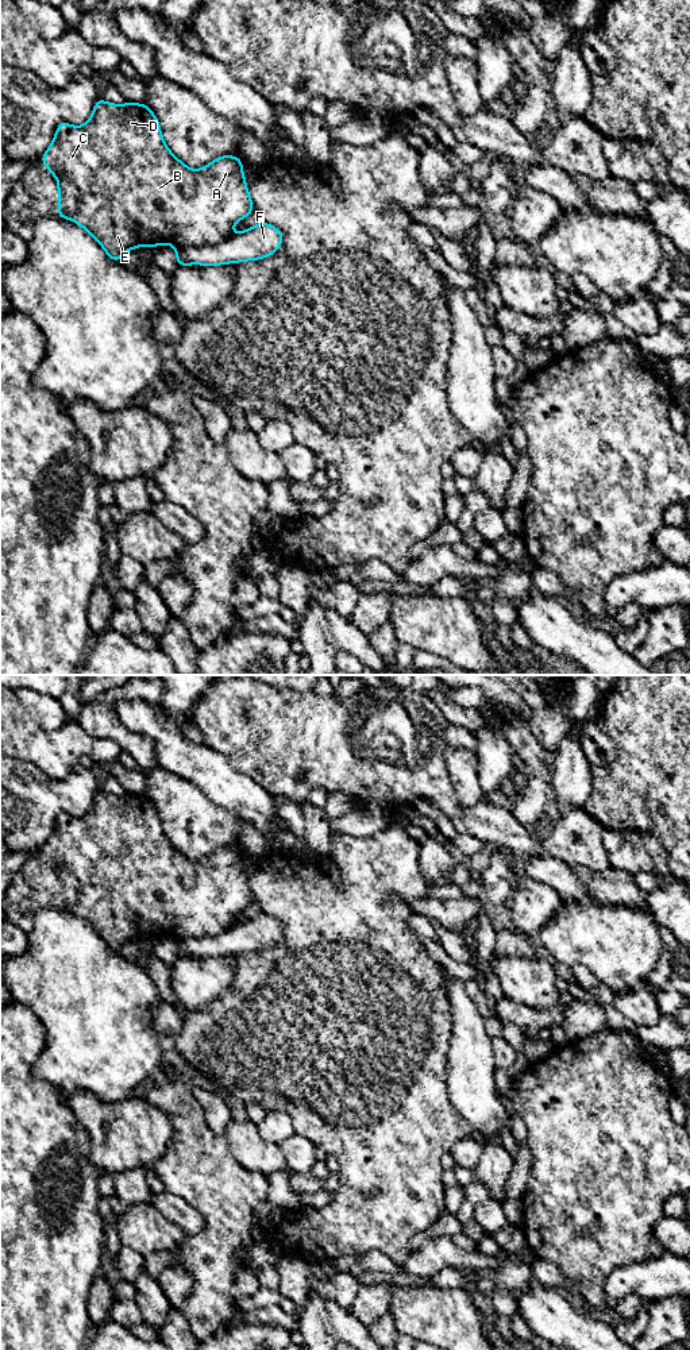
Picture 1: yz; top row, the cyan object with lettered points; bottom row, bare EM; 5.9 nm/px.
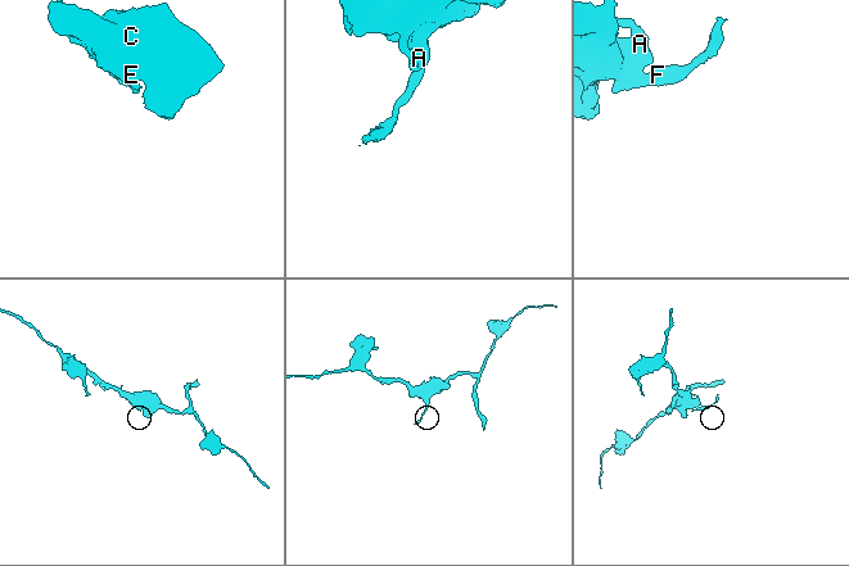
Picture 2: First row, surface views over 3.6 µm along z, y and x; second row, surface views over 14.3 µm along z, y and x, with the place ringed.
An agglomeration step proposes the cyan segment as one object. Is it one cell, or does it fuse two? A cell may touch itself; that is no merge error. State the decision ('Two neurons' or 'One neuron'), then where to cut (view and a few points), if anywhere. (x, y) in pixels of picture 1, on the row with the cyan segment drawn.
Two neurons. Split along yz (232, 235), (212, 245), (180, 246), (176, 249)

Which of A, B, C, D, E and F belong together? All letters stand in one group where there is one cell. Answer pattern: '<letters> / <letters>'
A B C D E / F

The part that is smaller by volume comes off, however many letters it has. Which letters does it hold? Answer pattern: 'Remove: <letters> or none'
Remove: F

